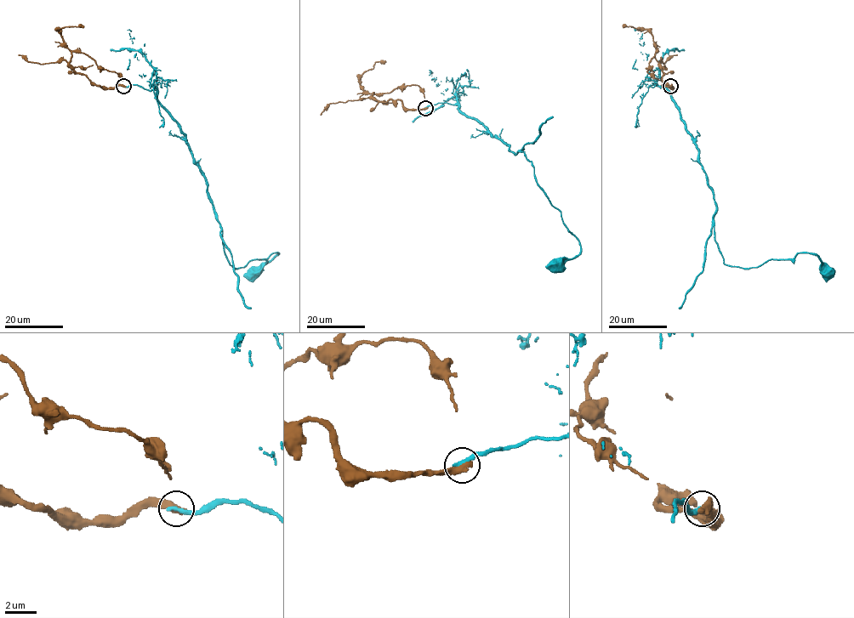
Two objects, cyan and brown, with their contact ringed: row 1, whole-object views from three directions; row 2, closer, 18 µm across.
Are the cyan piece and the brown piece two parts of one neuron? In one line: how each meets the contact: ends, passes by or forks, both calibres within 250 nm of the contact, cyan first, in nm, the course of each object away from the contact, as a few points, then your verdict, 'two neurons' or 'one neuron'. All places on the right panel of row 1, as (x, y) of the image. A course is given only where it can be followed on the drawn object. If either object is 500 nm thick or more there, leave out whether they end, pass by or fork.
280 nm thick on the cyan side, 550 nm on the other; cyan runs (670, 86), (665, 89), (712, 190), (714, 240), (724, 263), (748, 269), (807, 252), (817, 256), (827, 273); brown runs (670, 86), (671, 88), (663, 85), (663, 74), (655, 57), (653, 37), (647, 30), (624, 25); two neurons

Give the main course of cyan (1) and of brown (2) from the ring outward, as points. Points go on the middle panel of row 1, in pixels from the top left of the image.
1: (425, 108), (438, 103), (457, 105), (514, 154), (524, 152), (538, 185), (579, 245), (577, 255), (555, 264)
2: (426, 108), (407, 109), (400, 100), (380, 101), (365, 91), (359, 77), (376, 62), (386, 62)

